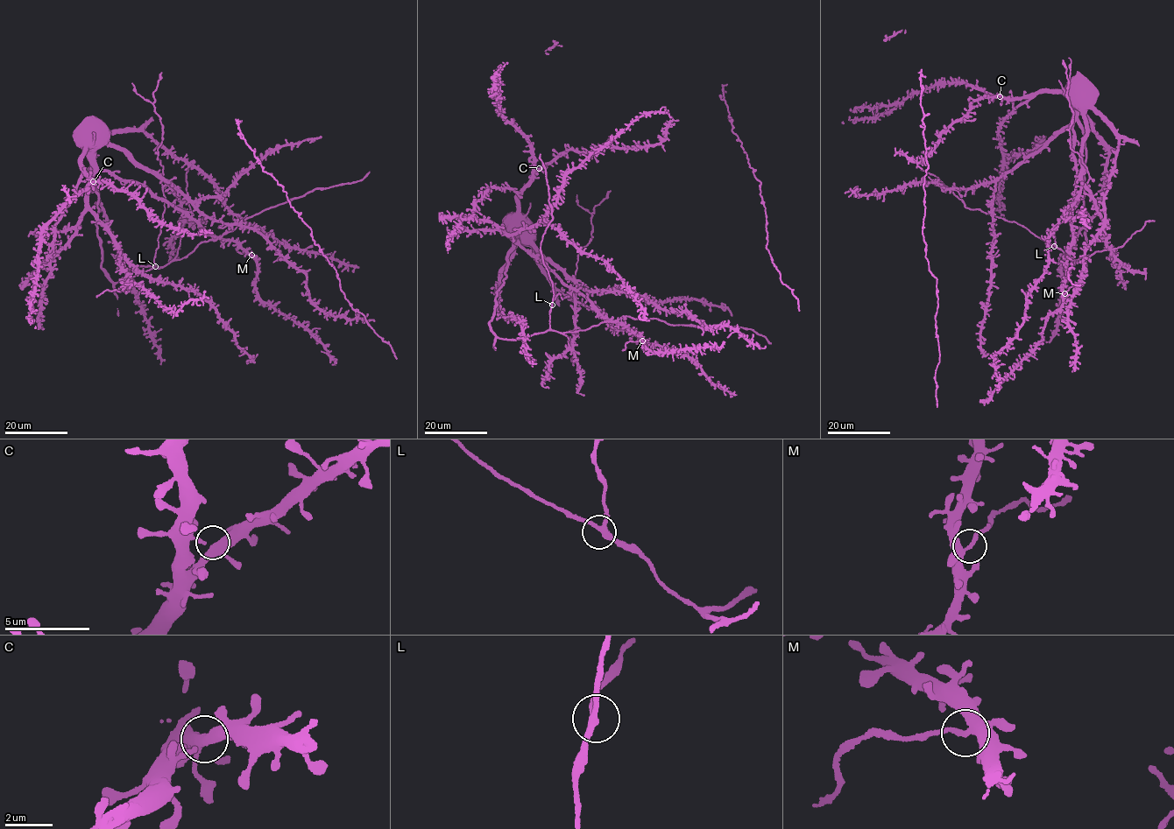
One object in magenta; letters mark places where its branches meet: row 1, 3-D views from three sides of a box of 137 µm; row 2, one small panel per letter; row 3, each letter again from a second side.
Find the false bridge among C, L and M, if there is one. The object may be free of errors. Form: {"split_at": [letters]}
{"split_at": ["M"]}

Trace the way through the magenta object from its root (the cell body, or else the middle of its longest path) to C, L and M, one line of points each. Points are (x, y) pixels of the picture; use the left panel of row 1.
C: (81, 135), (84, 149), (81, 166), (88, 174), (88, 181), (93, 181)
L: (81, 135), (81, 149), (96, 168), (137, 182), (166, 200), (154, 257), (155, 266)
M: (81, 135), (81, 149), (96, 168), (137, 182), (157, 197), (167, 200), (205, 231), (236, 241), (251, 255)

